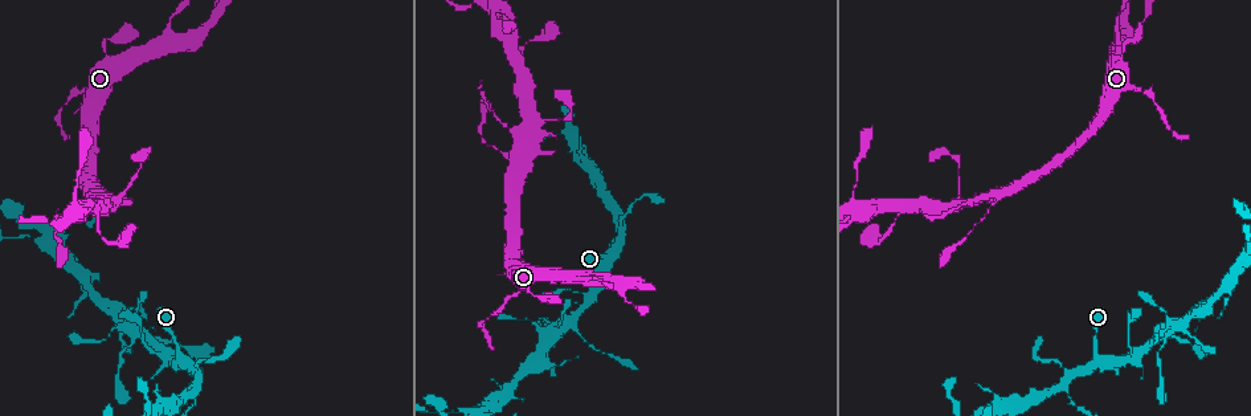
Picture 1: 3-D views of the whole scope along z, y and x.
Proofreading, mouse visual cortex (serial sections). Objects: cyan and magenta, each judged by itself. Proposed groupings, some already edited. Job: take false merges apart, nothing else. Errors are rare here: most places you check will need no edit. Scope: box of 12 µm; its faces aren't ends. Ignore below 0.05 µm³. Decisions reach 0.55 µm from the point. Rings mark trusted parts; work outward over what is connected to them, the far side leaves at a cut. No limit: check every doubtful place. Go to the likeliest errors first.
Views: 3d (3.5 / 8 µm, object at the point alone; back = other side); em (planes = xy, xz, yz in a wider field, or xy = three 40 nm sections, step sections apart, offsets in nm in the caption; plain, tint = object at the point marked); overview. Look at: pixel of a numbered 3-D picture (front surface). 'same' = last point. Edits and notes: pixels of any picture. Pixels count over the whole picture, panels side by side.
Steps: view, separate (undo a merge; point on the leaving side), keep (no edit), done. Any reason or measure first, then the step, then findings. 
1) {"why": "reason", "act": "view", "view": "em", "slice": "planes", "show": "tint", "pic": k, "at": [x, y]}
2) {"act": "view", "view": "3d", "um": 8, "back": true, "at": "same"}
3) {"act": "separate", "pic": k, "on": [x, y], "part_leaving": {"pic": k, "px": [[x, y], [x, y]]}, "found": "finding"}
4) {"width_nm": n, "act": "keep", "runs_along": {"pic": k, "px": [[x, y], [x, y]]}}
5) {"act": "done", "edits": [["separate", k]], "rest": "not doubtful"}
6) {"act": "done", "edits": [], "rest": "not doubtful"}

{"why": "thin arm on a thick one", "act": "view", "view": "3d", "um": 3.5, "pic": 1, "at": [568, 319]}

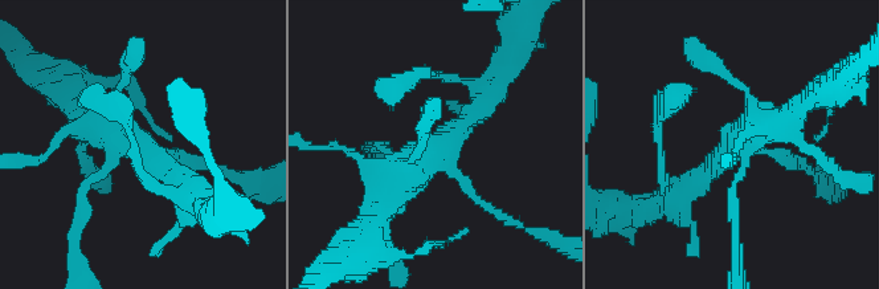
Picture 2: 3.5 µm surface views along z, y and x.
{"arms": 4, "arm_widths_nm": [100, 150, 300, 450], "act": "view", "view": "em", "slice": "xy", "step": 2, "show": "tint", "pic": 2, "at": [143, 145]}

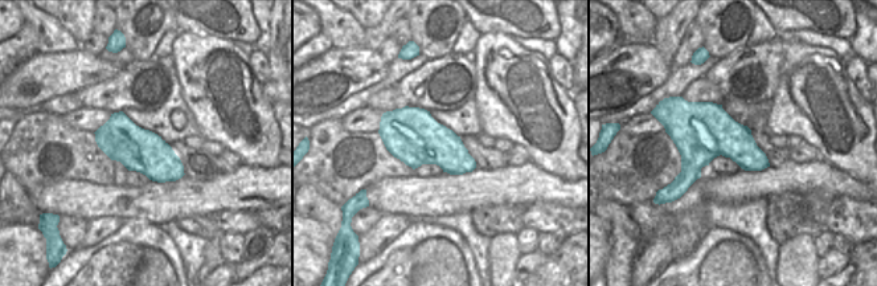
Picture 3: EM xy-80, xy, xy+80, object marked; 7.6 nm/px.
{"act": "keep", "runs_along": {"pic": 2, "px": [[486, 92], [384, 203]]}, "found": "all the same cell"}

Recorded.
{"why": "thin arm on a thick one", "act": "view", "view": "3d", "um": 3.5, "pic": 1, "at": [197, 375]}

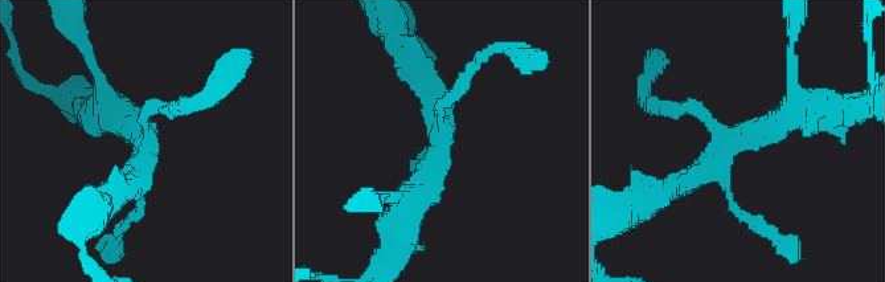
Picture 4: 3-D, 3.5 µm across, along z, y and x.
{"arms": 4, "arm_widths_nm": [100, 150, 300, 350], "act": "view", "view": "em", "slice": "xy", "step": 5, "show": "tint", "pic": 4, "at": [731, 141]}

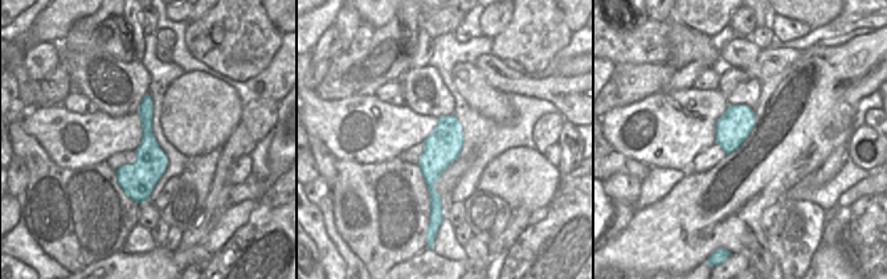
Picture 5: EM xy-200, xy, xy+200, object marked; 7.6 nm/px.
{"width_nm": 260, "act": "keep", "runs_along": {"pic": 5, "px": [[147, 99], [147, 168], [138, 199]]}, "found": "all the same cell"}

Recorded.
{"why": "thick turns thin", "act": "view", "view": "3d", "um": 3.5, "pic": 1, "at": [992, 203]}

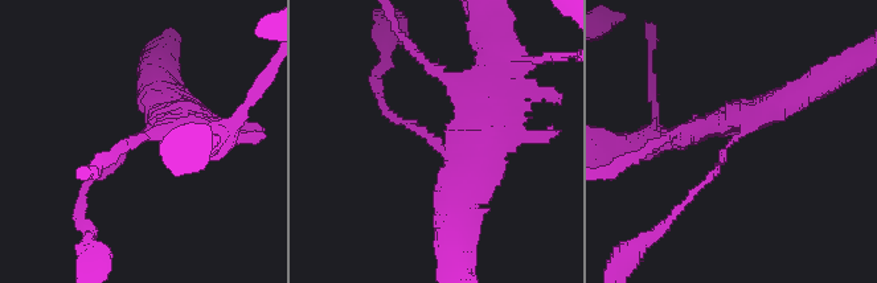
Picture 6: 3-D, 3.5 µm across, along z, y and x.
{"arm_widths_nm": [100, 400], "act": "view", "view": "em", "slice": "xy", "step": 3, "show": "tint", "pic": 6, "at": [423, 133]}

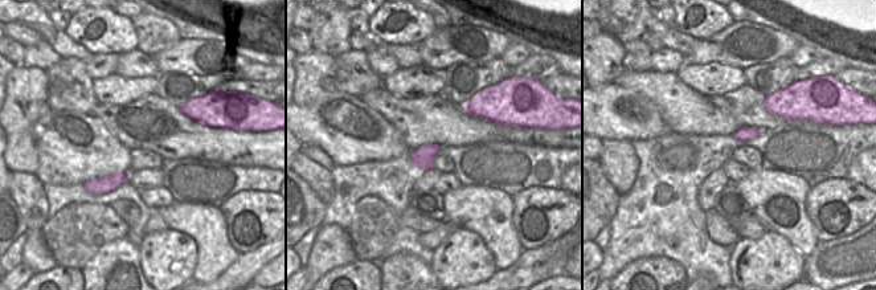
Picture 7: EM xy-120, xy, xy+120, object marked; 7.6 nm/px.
{"why": "another direction", "act": "view", "view": "em", "slice": "planes", "show": "tint", "at": "same"}

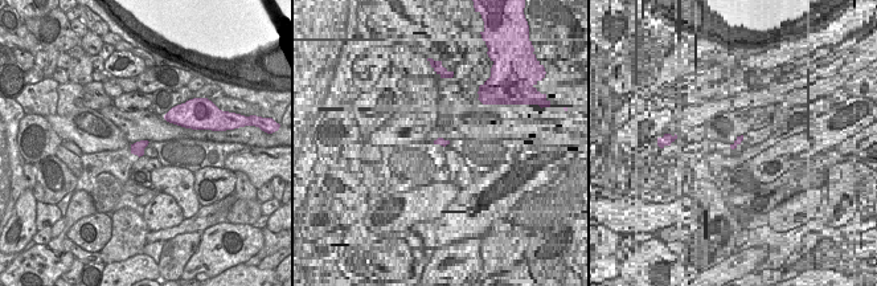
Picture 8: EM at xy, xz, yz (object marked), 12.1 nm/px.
{"act": "keep", "found": "one cell here"}

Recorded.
{"act": "done", "edits": [], "rest": "not doubtful"}

